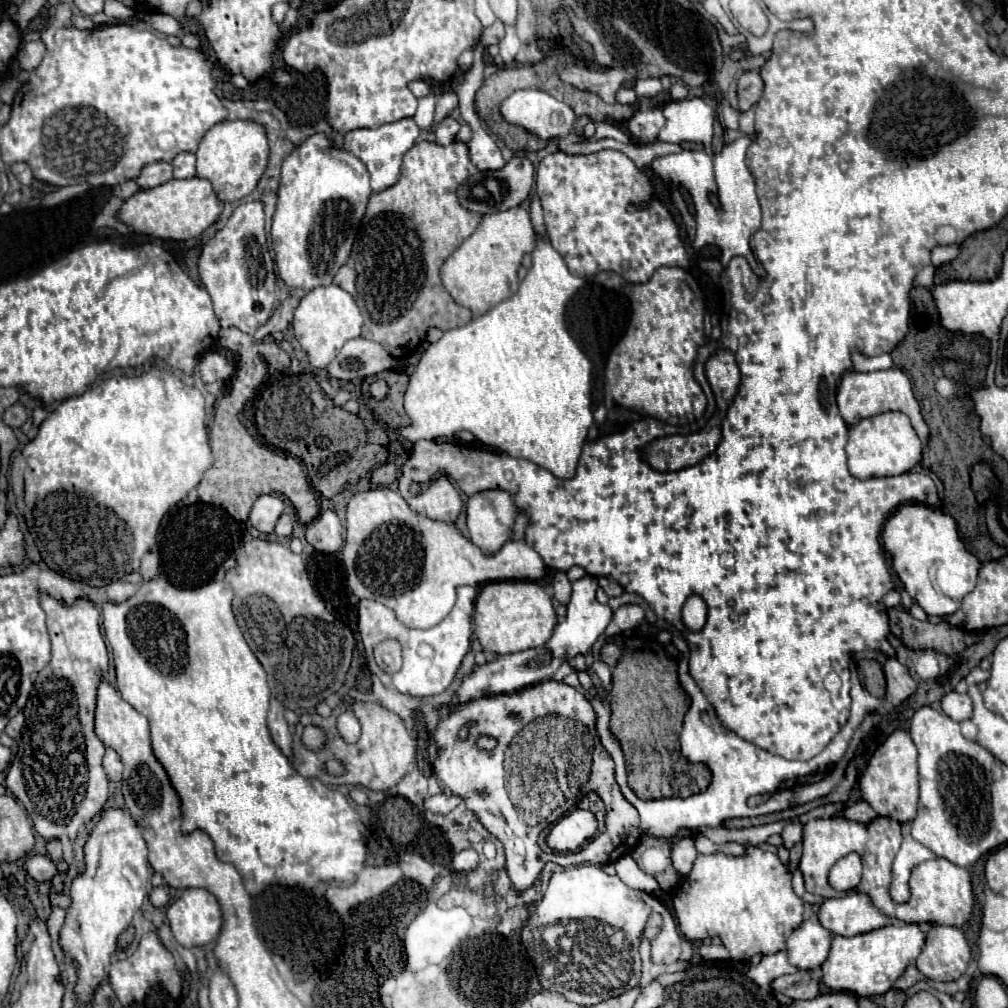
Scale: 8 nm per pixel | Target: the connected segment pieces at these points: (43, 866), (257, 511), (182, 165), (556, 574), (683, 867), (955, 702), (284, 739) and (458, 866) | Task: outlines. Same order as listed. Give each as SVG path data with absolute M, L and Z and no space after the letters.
M32 856L26 860L26 870L34 880L50 880L56 874L56 864L44 856Z
M278 494L260 496L252 506L248 524L258 528L262 534L272 534L276 520L282 516L282 512L284 512L282 496L278 496Z
M182 152L172 160L174 178L194 178L196 176L196 156L190 152Z
M548 568L548 576L552 576L552 592L554 592L554 598L560 602L560 604L568 604L572 594L572 583L568 580L566 572L560 572L560 570L550 570Z
M682 838L676 844L672 844L672 866L676 868L678 874L688 876L696 856L698 856L698 852L694 848L692 838Z
M948 692L942 698L942 710L946 716L950 716L956 722L968 720L972 716L972 700L968 694L958 694L958 692Z
M270 700L270 712L268 712L268 730L274 740L274 744L282 750L286 758L292 760L292 736L288 732L288 724L284 720L284 706L278 700Z
M474 848L460 850L460 852L456 852L456 854L452 856L452 868L454 868L456 872L468 874L468 872L476 870L478 864L480 864L480 856L478 856L478 852L476 852Z

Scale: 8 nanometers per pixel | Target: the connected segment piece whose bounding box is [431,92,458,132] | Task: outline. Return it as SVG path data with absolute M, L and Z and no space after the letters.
M442 92L440 94L440 100L436 104L436 118L434 118L434 124L431 127L432 132L435 132L440 120L444 120L444 116L450 116L454 110L458 108L458 98L456 94L452 92Z

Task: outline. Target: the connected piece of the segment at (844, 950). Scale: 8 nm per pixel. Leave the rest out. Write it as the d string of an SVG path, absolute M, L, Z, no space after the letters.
M894 922L890 926L858 934L852 938L834 936L830 954L822 964L822 982L834 992L852 992L856 996L878 996L892 988L896 978L916 960L924 946L924 932L916 924Z

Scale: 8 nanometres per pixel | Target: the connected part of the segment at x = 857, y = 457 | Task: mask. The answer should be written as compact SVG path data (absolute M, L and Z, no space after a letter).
M882 412L848 428L848 470L854 478L898 476L912 470L922 460L922 442L916 436L910 420L902 412Z

